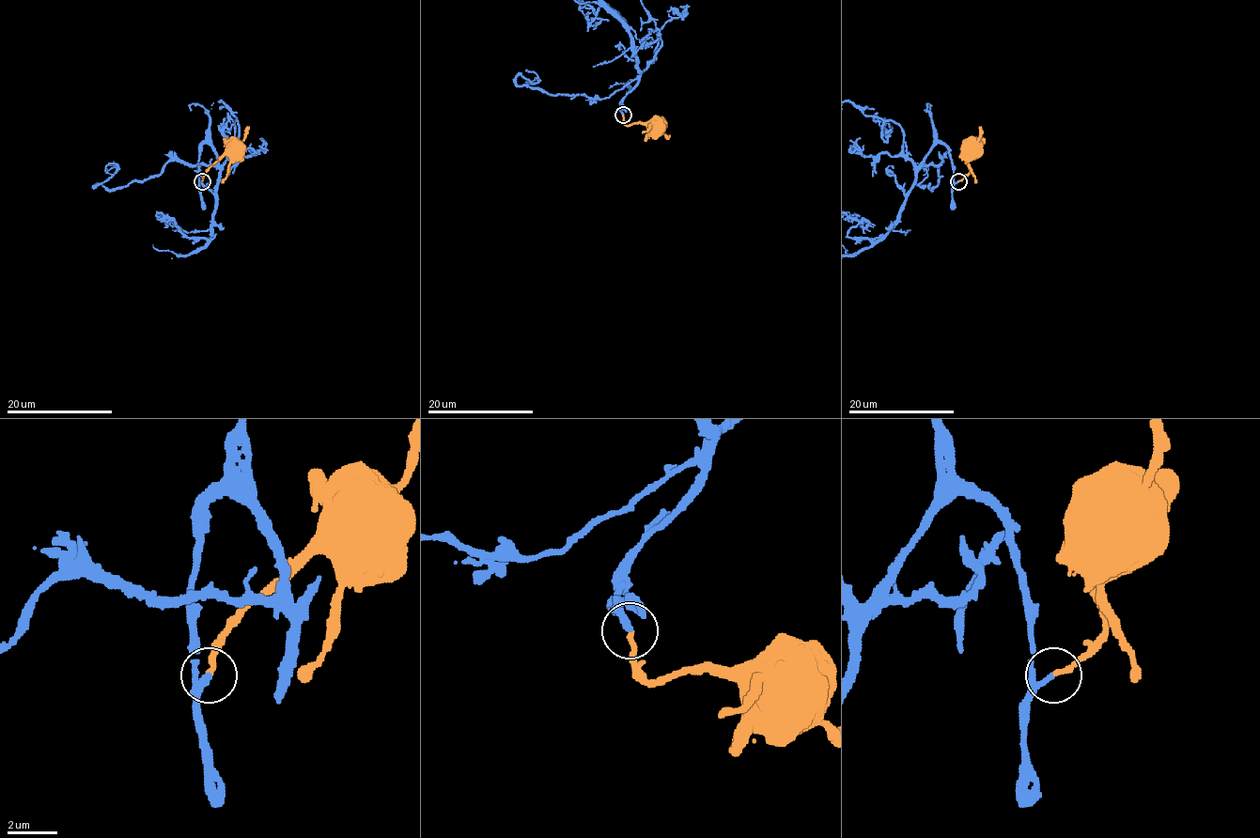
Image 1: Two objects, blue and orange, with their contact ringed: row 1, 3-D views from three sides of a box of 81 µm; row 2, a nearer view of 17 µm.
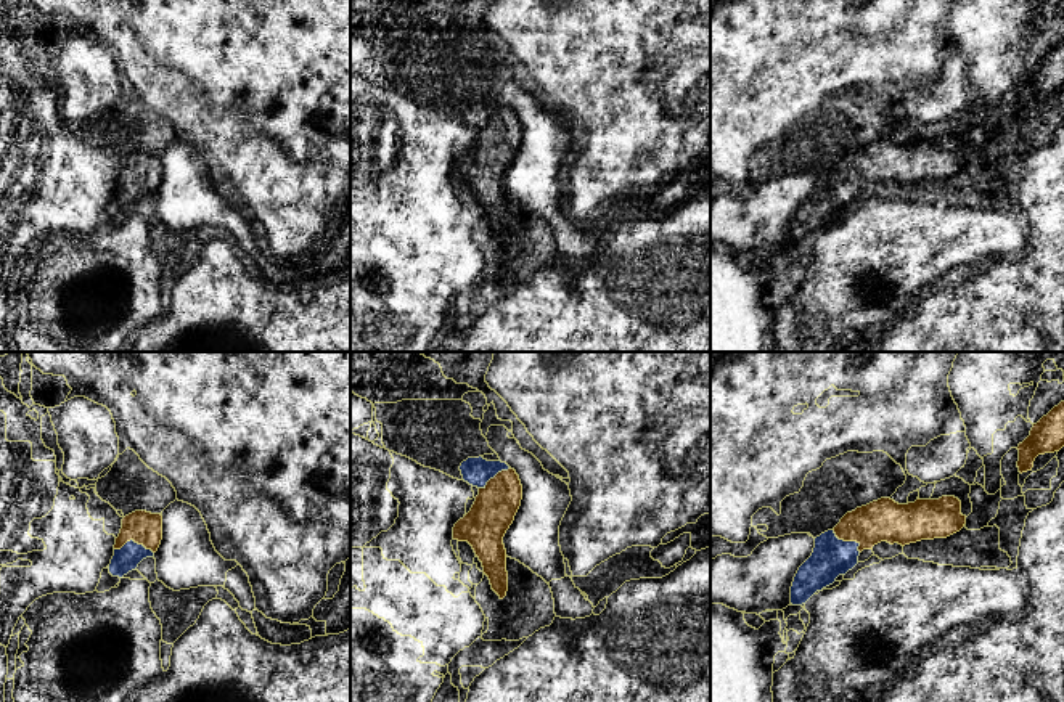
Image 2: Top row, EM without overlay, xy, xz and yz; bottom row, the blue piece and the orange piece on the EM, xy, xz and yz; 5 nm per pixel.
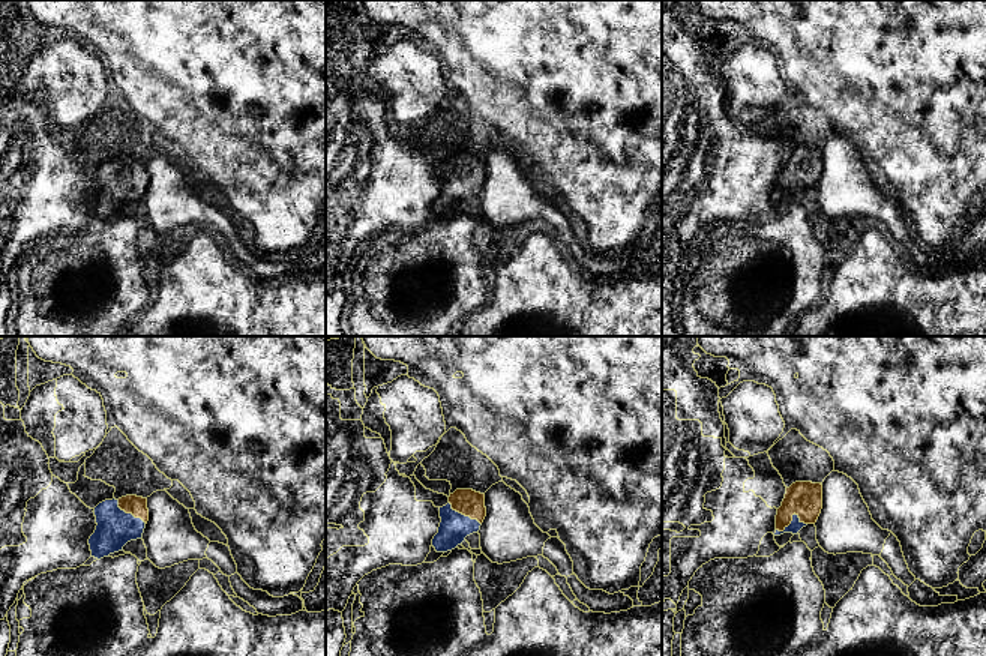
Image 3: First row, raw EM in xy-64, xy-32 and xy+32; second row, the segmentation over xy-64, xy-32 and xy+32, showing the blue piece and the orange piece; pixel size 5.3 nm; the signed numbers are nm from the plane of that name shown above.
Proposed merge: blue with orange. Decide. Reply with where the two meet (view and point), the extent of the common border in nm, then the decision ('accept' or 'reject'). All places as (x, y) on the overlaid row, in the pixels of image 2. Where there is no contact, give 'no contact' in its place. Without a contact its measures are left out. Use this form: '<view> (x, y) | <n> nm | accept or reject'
xy (132, 540) | 200 nm | accept

